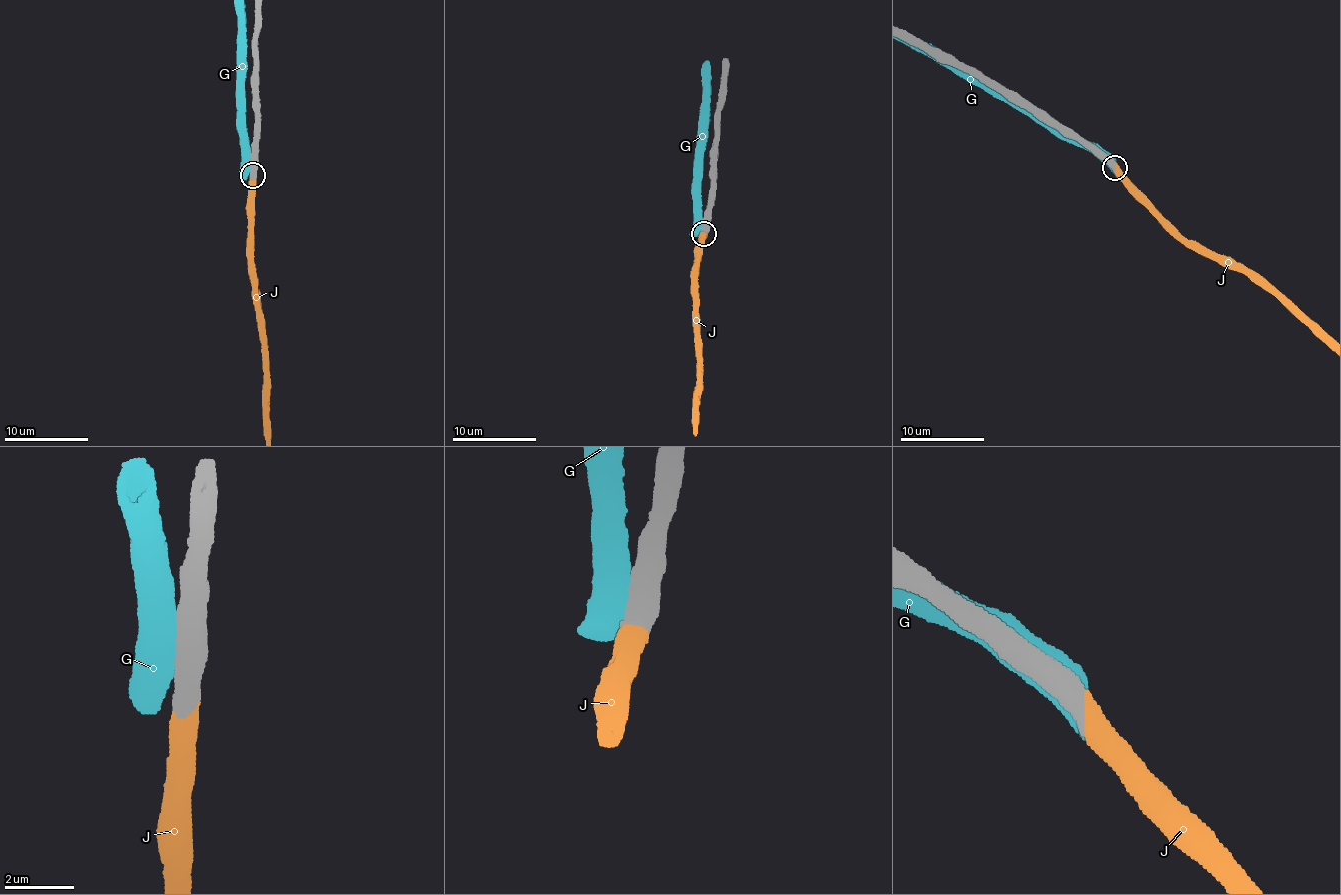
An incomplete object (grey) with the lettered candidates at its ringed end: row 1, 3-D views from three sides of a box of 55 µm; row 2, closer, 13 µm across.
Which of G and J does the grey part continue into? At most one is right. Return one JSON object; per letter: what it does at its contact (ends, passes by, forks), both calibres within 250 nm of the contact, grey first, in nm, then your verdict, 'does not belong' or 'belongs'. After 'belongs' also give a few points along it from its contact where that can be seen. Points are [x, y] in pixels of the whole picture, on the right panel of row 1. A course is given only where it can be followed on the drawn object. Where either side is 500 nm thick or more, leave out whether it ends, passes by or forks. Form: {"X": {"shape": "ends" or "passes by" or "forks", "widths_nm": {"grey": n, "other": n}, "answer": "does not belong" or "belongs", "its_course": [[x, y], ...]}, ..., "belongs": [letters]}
{"G": {"widths_nm": {"grey": 550, "other": 800}, "answer": "does not belong"}, "J": {"widths_nm": {"grey": 600, "other": 600}, "answer": "belongs"}, "belongs": ["J"]}

